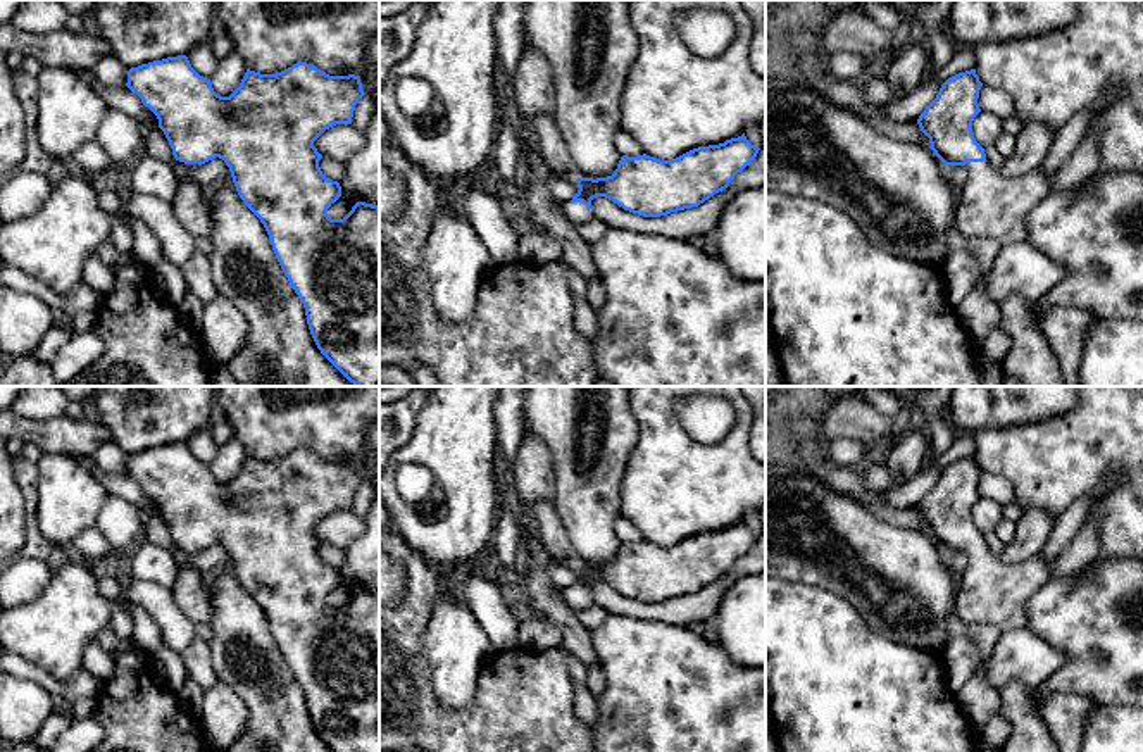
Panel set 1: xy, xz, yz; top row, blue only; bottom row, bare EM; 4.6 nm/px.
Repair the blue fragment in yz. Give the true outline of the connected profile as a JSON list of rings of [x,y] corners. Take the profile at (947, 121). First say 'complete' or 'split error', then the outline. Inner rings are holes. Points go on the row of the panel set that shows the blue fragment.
split error | [[[976,69],[948,78],[917,124],[945,166],[967,169],[957,198],[957,229],[962,236],[981,236],[1005,247],[1026,241],[1027,214],[1048,195],[1052,172],[1034,169],[1007,178],[986,162],[972,133],[972,121],[981,112],[981,86]]]

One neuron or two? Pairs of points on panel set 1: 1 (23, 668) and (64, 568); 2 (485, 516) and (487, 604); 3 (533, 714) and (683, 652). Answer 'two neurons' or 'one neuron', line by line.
1: two neurons
2: two neurons
3: two neurons

